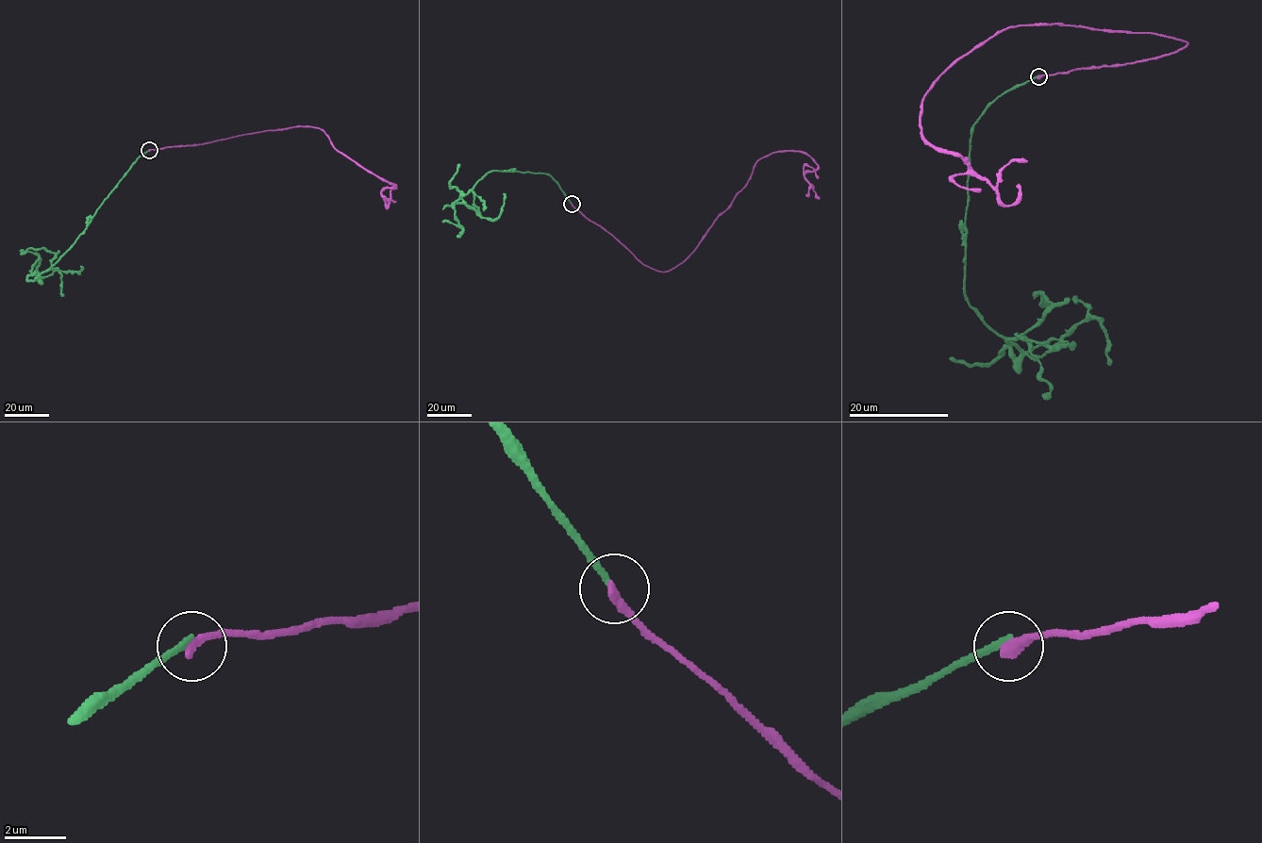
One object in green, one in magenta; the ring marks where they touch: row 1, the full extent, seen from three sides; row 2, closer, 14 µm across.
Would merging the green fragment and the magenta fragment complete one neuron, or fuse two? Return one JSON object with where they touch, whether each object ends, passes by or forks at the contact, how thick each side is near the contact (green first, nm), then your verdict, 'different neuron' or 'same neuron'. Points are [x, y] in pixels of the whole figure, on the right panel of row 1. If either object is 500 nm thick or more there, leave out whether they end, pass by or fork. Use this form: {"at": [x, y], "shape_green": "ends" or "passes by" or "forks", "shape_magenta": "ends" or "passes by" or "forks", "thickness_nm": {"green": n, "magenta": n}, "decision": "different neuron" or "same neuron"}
{"at": [1038, 76], "shape_green": "ends", "shape_magenta": "ends", "thickness_nm": {"green": 200, "magenta": 360}, "decision": "different neuron"}

